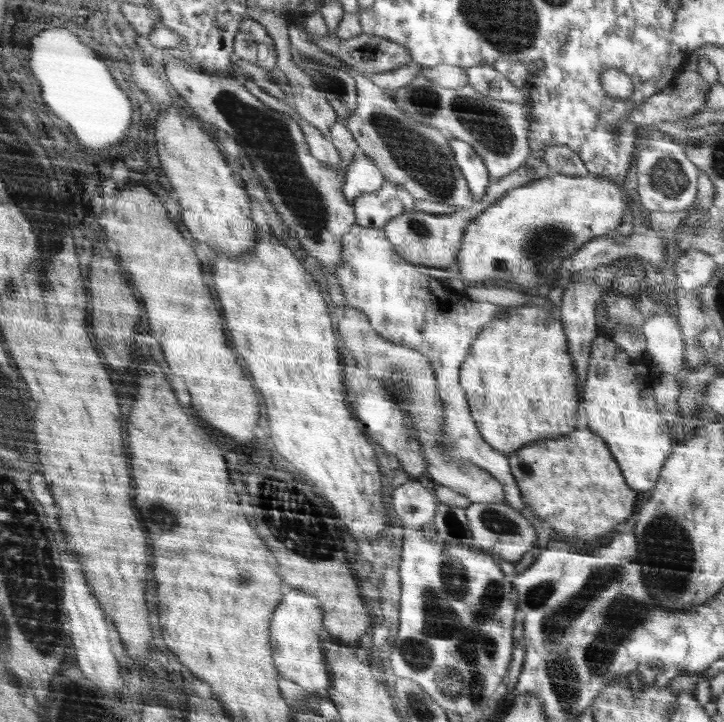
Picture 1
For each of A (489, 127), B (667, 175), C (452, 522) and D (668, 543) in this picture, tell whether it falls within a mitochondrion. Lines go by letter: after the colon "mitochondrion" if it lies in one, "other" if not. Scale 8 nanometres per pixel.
A: mitochondrion
B: mitochondrion
C: mitochondrion
D: mitochondrion

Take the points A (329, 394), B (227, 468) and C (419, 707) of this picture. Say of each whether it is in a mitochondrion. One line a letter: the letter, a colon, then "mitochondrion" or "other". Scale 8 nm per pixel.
A: other
B: other
C: mitochondrion

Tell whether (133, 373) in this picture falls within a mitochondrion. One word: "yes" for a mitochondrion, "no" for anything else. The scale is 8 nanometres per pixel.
no

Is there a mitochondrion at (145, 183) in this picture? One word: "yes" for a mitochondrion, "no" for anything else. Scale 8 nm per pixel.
no

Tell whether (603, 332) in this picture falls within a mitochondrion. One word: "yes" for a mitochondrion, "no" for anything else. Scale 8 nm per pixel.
no

